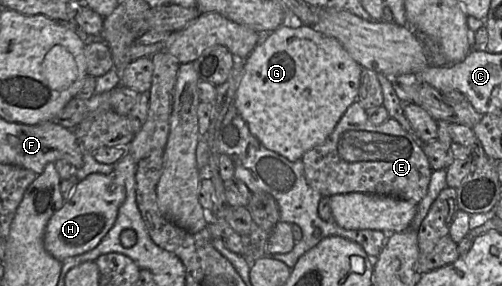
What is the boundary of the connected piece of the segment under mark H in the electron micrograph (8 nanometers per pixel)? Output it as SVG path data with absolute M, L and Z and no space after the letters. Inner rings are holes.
M92 173L80 180L69 199L56 211L45 229L44 248L63 262L68 257L85 253L98 245L114 225L120 205L126 198L126 189L112 174Z

